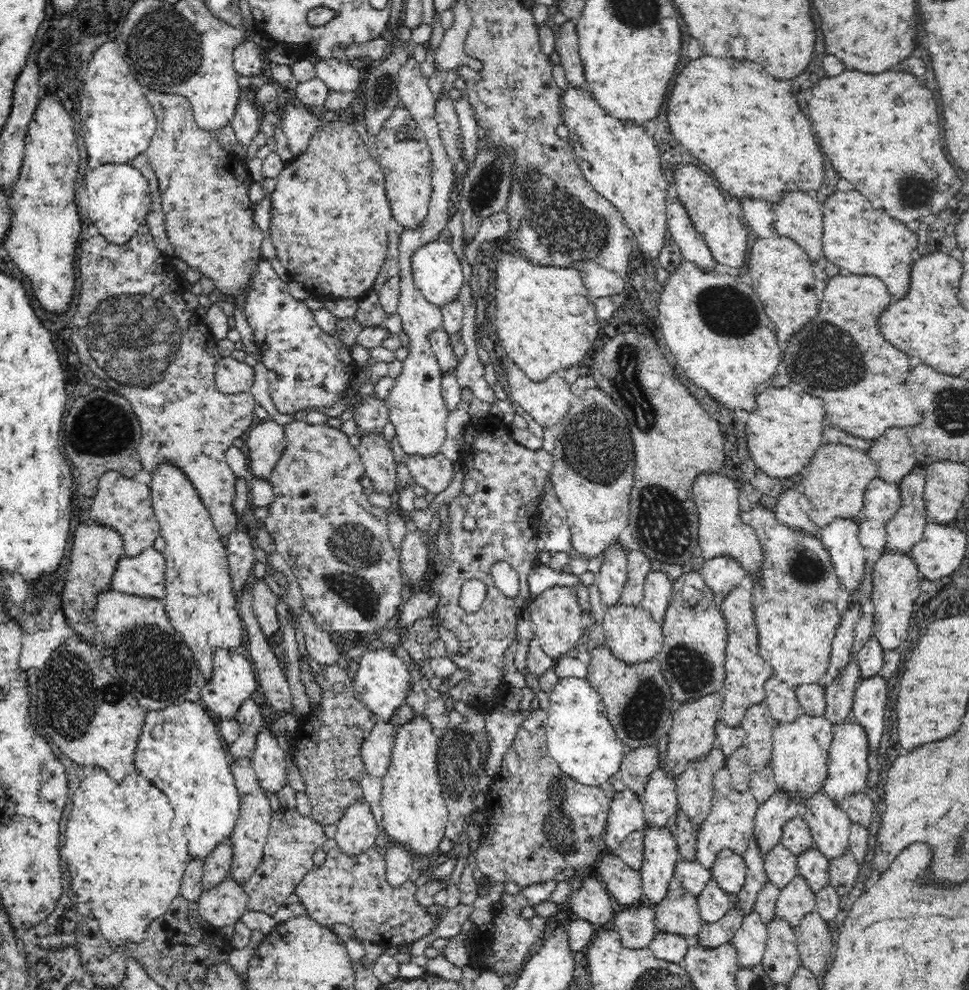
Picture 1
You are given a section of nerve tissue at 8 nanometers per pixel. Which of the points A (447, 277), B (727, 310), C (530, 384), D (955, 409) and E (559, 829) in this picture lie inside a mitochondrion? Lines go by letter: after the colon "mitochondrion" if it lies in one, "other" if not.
A: other
B: mitochondrion
C: other
D: mitochondrion
E: mitochondrion

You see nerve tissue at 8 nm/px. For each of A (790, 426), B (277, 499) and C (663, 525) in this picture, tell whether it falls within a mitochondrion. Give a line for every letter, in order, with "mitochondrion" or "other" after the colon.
A: other
B: other
C: mitochondrion

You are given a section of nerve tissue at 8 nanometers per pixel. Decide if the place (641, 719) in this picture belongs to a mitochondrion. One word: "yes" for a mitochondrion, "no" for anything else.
yes

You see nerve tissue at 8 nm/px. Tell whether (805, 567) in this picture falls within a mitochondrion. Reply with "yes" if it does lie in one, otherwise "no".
yes

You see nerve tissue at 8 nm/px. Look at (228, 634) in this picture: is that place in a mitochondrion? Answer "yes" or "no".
no

